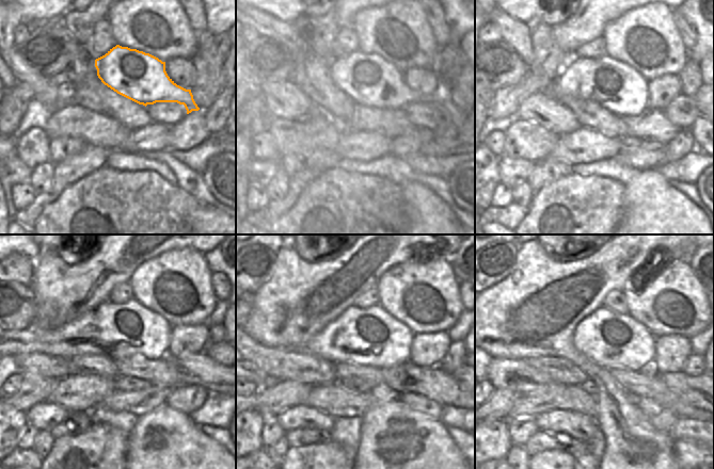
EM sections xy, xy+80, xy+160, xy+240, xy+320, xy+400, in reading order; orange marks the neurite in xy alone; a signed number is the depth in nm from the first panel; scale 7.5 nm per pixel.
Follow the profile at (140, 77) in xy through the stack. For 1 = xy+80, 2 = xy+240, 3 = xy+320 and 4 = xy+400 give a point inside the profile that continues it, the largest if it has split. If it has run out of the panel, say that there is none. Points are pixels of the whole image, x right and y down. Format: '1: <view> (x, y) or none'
1: xy+80 (370, 79)
2: xy+240 (114, 330)
3: xy+320 (371, 337)
4: xy+400 (612, 340)

